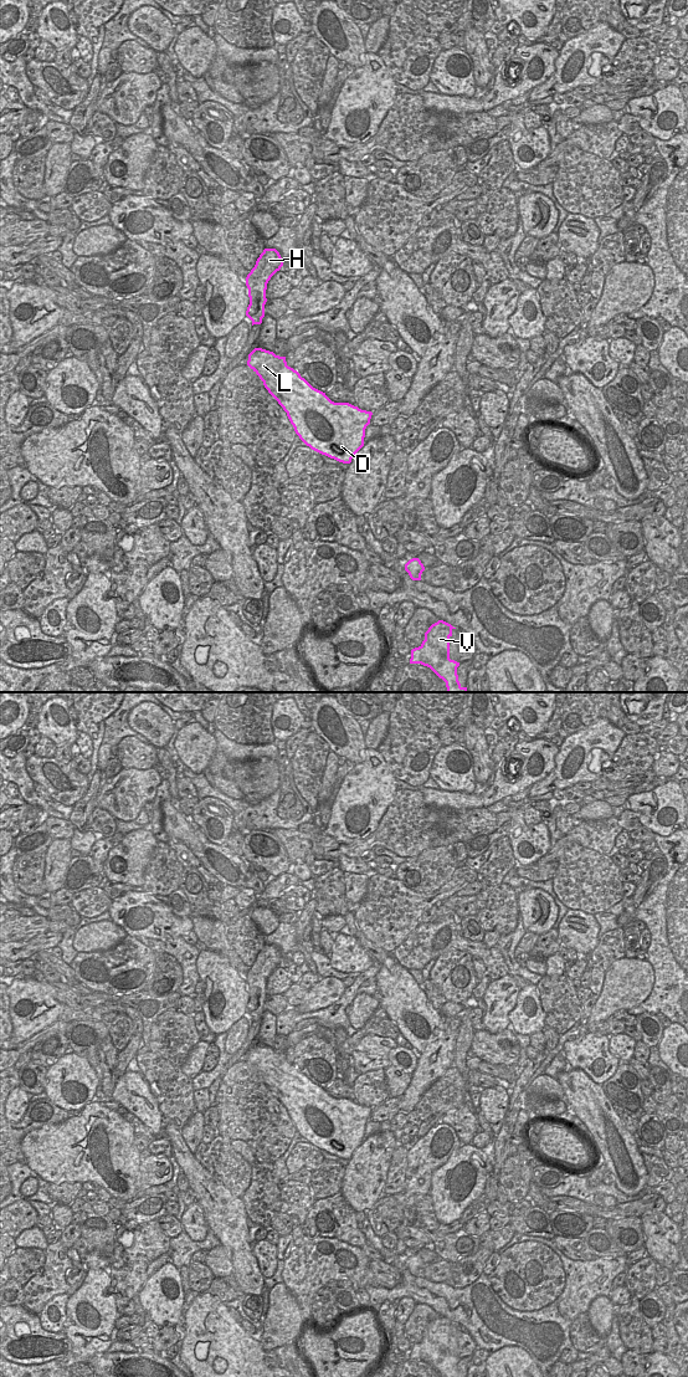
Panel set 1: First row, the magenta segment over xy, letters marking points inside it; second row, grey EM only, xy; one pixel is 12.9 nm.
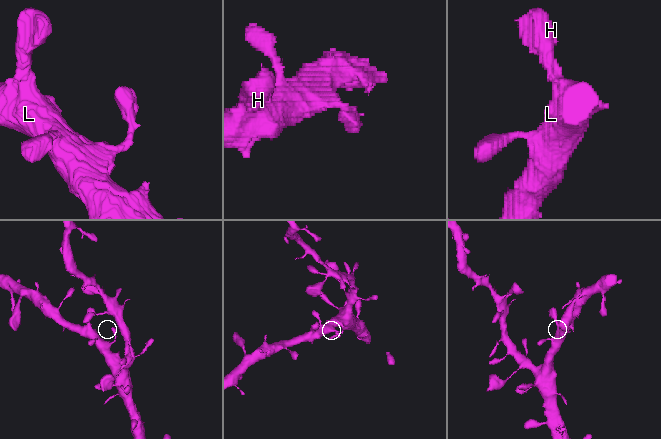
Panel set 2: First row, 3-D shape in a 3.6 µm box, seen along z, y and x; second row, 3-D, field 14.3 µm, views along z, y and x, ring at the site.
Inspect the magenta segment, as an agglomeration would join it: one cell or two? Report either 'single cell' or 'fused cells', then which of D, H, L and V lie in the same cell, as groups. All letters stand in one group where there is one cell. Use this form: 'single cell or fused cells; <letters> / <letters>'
single cell; D H L V

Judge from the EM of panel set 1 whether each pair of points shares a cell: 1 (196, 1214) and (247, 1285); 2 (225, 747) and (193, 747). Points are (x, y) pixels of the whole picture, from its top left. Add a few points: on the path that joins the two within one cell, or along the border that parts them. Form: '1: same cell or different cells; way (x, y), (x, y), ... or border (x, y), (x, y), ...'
1: different cells; border (196, 1201), (209, 1228)
2: different cells; border (212, 735), (217, 747)

